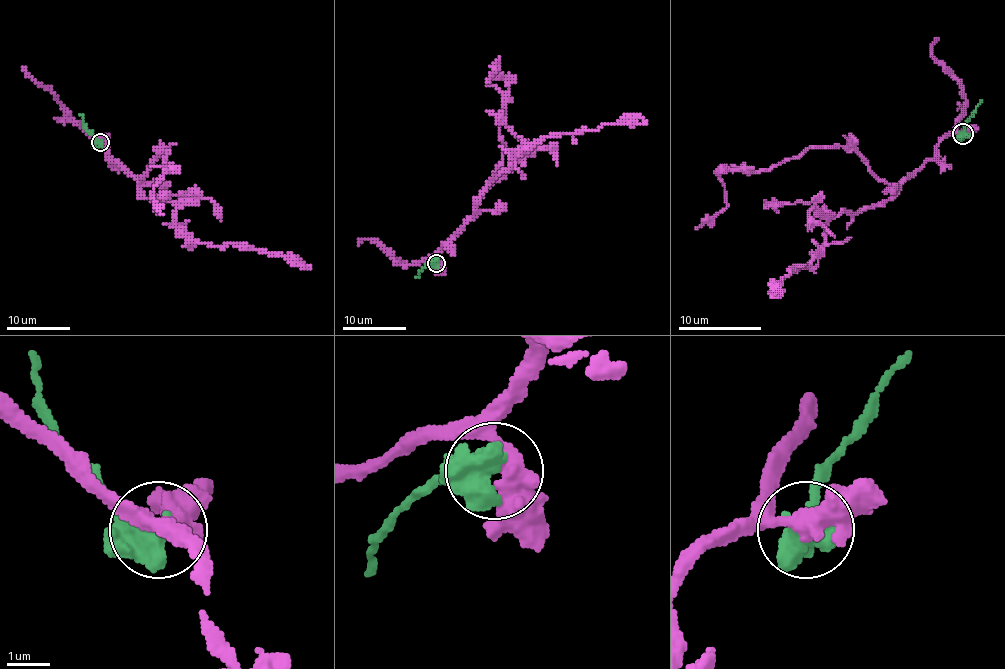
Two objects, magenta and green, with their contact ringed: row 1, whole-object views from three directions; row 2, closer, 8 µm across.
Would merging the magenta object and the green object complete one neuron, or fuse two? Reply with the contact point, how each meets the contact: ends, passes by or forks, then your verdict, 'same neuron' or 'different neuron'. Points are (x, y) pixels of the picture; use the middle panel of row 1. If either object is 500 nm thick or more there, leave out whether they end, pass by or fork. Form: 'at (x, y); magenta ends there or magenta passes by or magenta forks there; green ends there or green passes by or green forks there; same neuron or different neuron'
at (436, 263); different neuron

